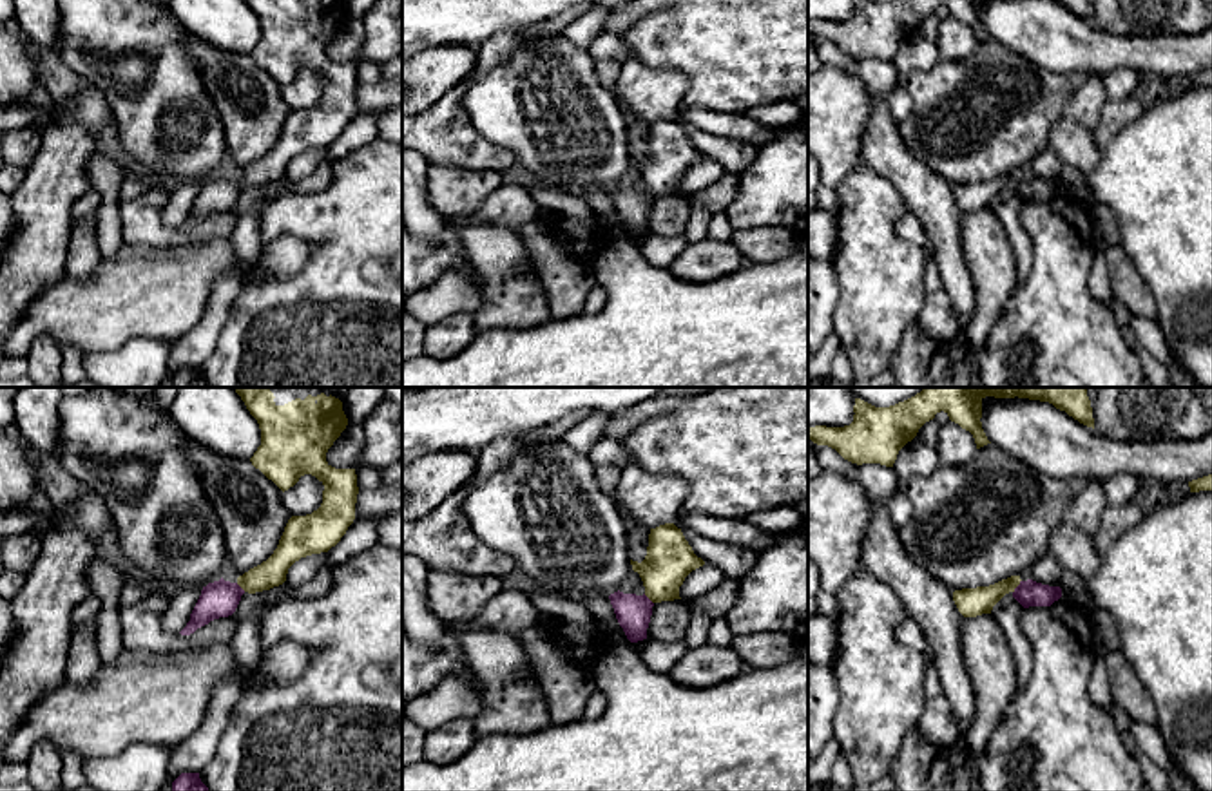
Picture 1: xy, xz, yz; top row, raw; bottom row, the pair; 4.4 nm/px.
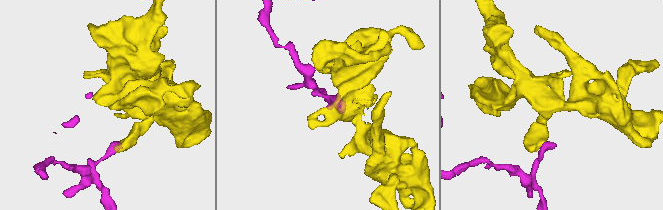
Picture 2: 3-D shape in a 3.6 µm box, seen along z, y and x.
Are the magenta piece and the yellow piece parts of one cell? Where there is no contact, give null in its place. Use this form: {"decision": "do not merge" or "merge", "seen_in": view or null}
{"decision": "do not merge", "seen_in": "yz"}

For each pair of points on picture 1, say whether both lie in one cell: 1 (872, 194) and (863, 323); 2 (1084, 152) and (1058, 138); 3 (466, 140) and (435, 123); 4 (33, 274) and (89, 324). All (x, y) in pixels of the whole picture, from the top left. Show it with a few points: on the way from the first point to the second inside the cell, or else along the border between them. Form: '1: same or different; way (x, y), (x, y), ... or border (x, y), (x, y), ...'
1: same; way (870, 227), (870, 290)
2: same; way (1078, 149), (1064, 138)
3: same; way (459, 140), (452, 140), (442, 131)
4: different; border (66, 276), (49, 285), (19, 317)

